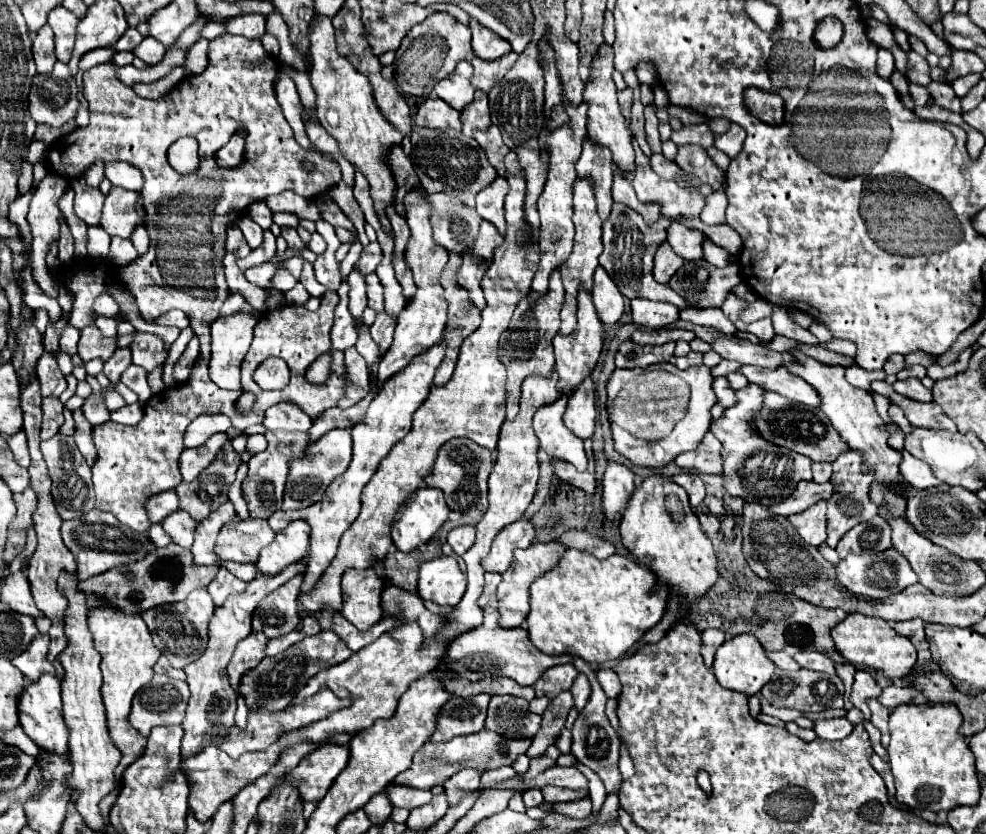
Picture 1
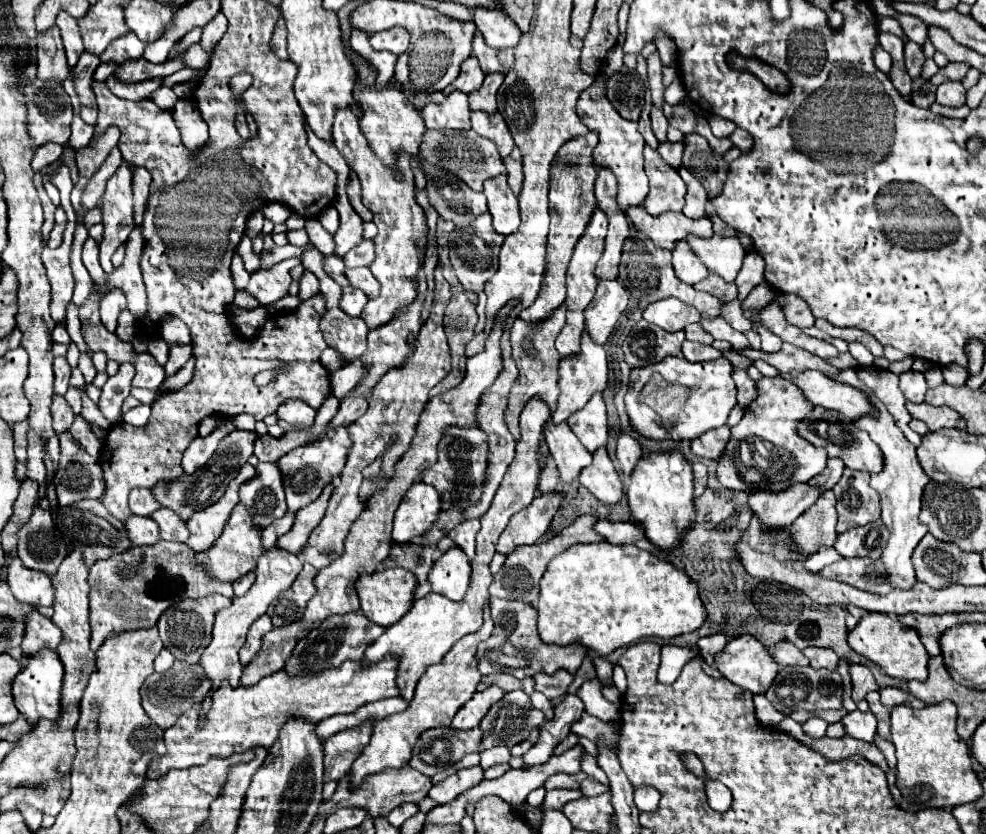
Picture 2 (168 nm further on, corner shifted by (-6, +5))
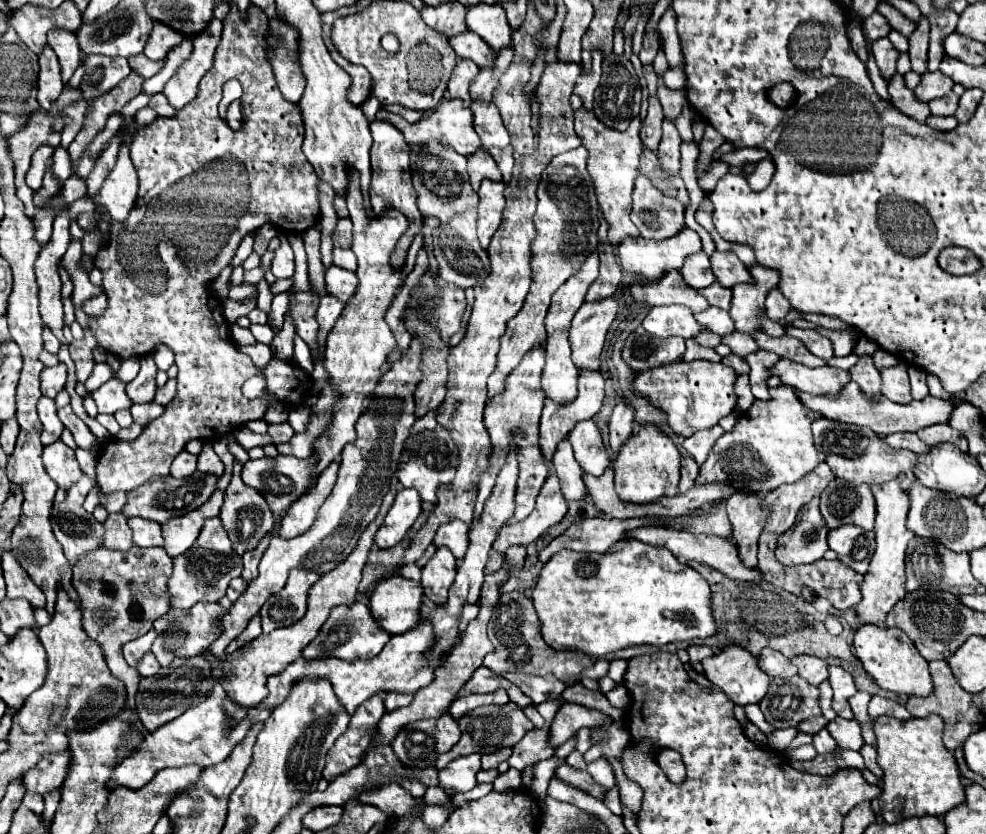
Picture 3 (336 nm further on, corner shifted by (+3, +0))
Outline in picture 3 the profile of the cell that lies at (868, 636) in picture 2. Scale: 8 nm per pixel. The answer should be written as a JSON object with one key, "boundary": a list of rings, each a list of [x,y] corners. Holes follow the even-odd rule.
{"boundary":[[[862,625],[854,635],[854,649],[864,669],[874,677],[874,681],[882,689],[900,695],[916,695],[916,697],[926,697],[932,693],[934,683],[928,671],[928,661],[916,651],[914,643],[900,629]]]}

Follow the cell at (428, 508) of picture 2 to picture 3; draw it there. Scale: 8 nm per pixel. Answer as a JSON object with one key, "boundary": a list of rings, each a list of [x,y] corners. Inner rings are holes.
{"boundary":[[[402,489],[398,491],[398,495],[394,497],[394,503],[390,505],[382,527],[378,527],[376,531],[376,545],[380,549],[390,549],[396,543],[402,541],[402,537],[406,535],[406,531],[412,527],[412,523],[416,521],[416,517],[420,515],[420,495],[416,493],[416,489]]]}

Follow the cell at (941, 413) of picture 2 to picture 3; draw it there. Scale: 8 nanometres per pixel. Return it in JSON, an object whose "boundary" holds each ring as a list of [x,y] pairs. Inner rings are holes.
{"boundary":[[[930,425],[930,427],[920,429],[916,435],[928,447],[934,447],[934,445],[940,445],[940,443],[954,443],[954,445],[958,445],[958,449],[962,449],[962,453],[968,453],[966,439],[962,437],[962,433],[958,433],[950,425]]]}

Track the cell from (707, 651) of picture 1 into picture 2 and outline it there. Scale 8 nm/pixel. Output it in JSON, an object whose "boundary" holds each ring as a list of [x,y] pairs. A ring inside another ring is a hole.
{"boundary":[[[711,634],[711,636],[699,638],[699,642],[697,642],[699,652],[701,652],[701,656],[707,664],[713,664],[713,656],[717,652],[721,652],[725,648],[725,644],[727,644],[727,638],[721,636],[721,634]]]}

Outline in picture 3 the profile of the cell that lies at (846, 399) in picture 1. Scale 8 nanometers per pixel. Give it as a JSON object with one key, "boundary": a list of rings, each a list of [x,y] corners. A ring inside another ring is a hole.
{"boundary":[[[900,477],[896,481],[884,483],[884,485],[872,485],[872,493],[876,499],[876,553],[870,561],[870,569],[864,575],[864,581],[860,583],[862,601],[856,605],[858,621],[860,623],[884,623],[890,609],[906,595],[904,583],[904,557],[906,557],[906,545],[914,537],[906,527],[906,513],[908,513],[908,493],[900,489]]]}

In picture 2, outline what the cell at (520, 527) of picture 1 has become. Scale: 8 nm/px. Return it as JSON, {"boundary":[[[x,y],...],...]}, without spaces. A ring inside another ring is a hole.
{"boundary":[[[559,492],[537,496],[523,512],[517,512],[497,542],[499,554],[509,554],[521,544],[535,544],[549,528],[551,518],[561,506],[563,496]]]}

